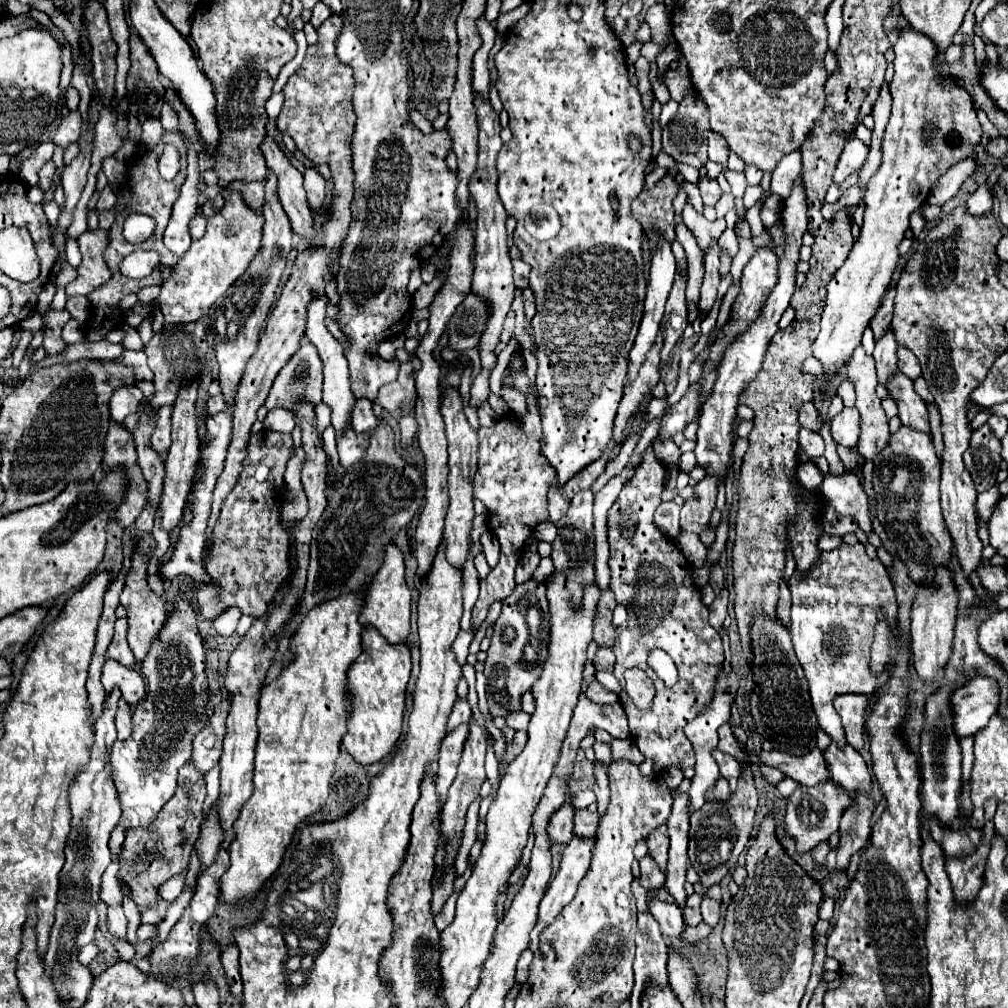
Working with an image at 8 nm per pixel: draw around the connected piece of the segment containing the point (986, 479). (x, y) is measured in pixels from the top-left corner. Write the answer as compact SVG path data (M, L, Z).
M983 425L977 431L973 431L971 447L965 451L963 459L979 493L995 485L995 475L1001 463L999 453L1001 441L995 437L989 425Z

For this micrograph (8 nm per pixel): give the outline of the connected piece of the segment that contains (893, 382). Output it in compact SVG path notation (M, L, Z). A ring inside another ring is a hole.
M895 371L885 387L897 403L897 417L903 425L911 423L911 427L919 427L919 431L929 431L929 419L927 419L927 407L925 401L915 393L913 381L905 377L901 371Z

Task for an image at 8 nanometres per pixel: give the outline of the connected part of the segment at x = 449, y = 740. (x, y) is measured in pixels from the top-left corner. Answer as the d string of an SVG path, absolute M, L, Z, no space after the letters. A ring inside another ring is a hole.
M461 725L453 729L441 745L441 759L439 759L439 773L437 773L437 795L439 803L445 805L447 801L447 789L451 787L451 781L457 775L459 755L463 753L463 743L467 739L467 725Z

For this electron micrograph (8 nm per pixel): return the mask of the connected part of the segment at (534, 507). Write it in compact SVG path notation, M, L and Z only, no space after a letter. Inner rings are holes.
M525 371L523 373L515 373L513 375L513 387L525 395L527 399L527 413L521 415L521 413L507 413L503 417L499 417L491 427L479 427L477 435L479 435L479 471L475 475L475 497L483 501L483 505L487 507L489 511L489 531L499 539L499 545L501 545L501 559L497 563L495 569L491 569L491 573L481 579L481 593L479 593L479 599L473 607L473 629L481 627L481 623L485 621L487 617L487 611L489 607L495 603L495 601L503 601L507 599L513 589L515 589L515 567L519 563L519 557L525 549L525 541L533 535L535 527L543 521L549 519L549 511L547 511L547 491L549 487L557 487L559 489L559 483L557 483L557 473L555 469L551 467L551 463L541 455L541 445L539 445L539 439L541 439L541 417L539 417L539 411L537 411L537 391L535 387L529 383Z

